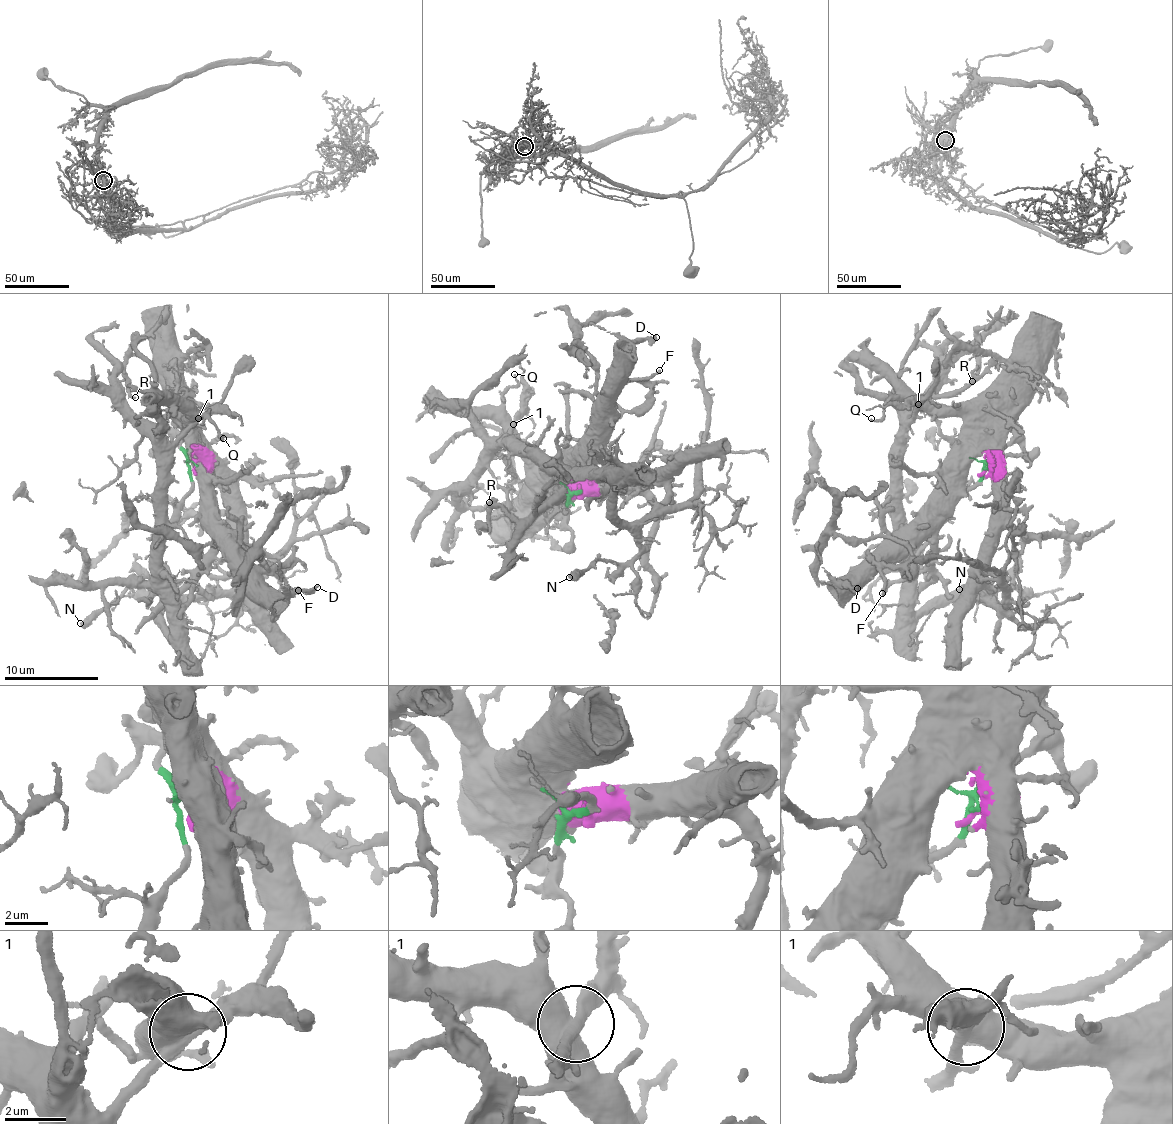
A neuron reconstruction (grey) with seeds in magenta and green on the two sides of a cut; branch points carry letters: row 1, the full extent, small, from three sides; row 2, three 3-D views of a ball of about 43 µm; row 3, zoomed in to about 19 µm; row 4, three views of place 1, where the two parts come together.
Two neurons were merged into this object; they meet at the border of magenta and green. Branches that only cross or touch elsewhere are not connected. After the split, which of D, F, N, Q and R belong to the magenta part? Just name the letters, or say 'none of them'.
D, F, Q

